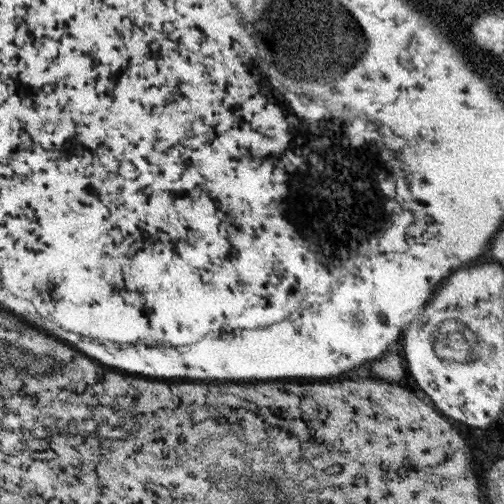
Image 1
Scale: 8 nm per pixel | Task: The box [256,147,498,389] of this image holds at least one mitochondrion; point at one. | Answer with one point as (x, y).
(459, 320)

